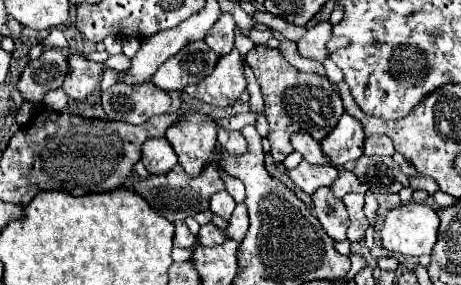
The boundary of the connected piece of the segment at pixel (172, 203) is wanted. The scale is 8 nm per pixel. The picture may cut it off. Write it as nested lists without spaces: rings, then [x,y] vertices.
[[[176,165],[170,173],[164,173],[164,175],[152,175],[150,179],[136,179],[132,181],[132,187],[134,191],[144,197],[148,201],[148,205],[162,217],[166,217],[168,221],[176,223],[176,221],[184,221],[188,217],[194,217],[196,213],[200,211],[206,211],[210,207],[210,197],[216,193],[216,191],[222,191],[224,189],[224,183],[222,179],[218,177],[218,171],[208,165],[200,177],[192,179],[184,173],[184,169],[180,165]]]

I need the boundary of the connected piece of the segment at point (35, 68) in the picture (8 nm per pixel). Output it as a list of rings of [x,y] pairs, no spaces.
[[[46,49],[36,61],[30,61],[24,69],[18,89],[28,101],[40,103],[52,89],[62,87],[68,75],[68,55],[62,49]]]

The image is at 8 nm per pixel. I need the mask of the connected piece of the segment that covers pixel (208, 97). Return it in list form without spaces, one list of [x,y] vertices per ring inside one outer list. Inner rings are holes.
[[[234,49],[232,53],[218,59],[216,69],[198,85],[188,85],[184,91],[210,107],[230,109],[246,89],[244,63],[240,53]]]

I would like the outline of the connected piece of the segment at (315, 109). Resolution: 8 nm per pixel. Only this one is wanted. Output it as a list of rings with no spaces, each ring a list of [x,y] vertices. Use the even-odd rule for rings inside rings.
[[[256,45],[246,55],[246,63],[252,67],[264,97],[264,115],[268,119],[270,131],[268,139],[272,143],[274,161],[282,163],[294,149],[290,143],[292,133],[310,133],[312,139],[322,141],[340,121],[344,109],[338,93],[332,89],[328,77],[318,73],[304,73],[292,67],[280,49],[270,49],[268,45]]]

